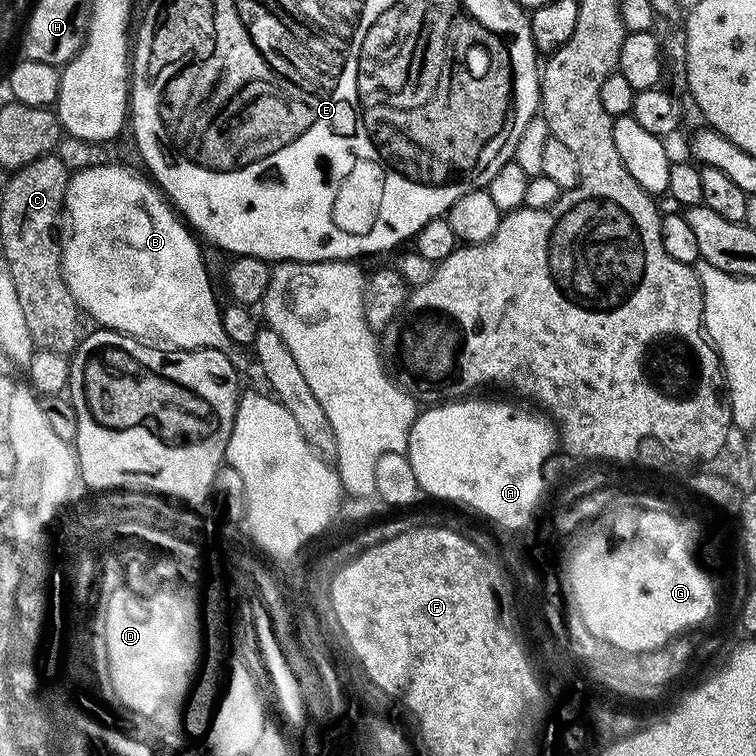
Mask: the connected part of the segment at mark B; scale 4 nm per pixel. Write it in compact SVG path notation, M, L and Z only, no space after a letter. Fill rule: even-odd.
M111 162L90 166L86 170L78 170L69 175L64 210L67 223L72 223L72 233L69 236L67 233L62 247L64 250L64 277L66 286L70 286L70 294L74 294L77 304L87 315L89 312L97 320L95 323L101 328L113 328L115 332L124 332L127 336L133 336L135 340L142 340L165 350L189 352L195 348L215 348L220 353L226 354L237 375L244 376L251 371L254 372L258 365L251 351L243 344L232 342L227 336L226 330L223 329L222 308L221 305L216 305L216 296L212 293L212 280L208 277L207 270L204 269L204 256L200 253L199 246L196 245L197 237L190 231L189 225L177 215L173 205L165 199L159 187L153 186L147 179L145 180L139 180L130 169L123 168L120 164L111 164Z

